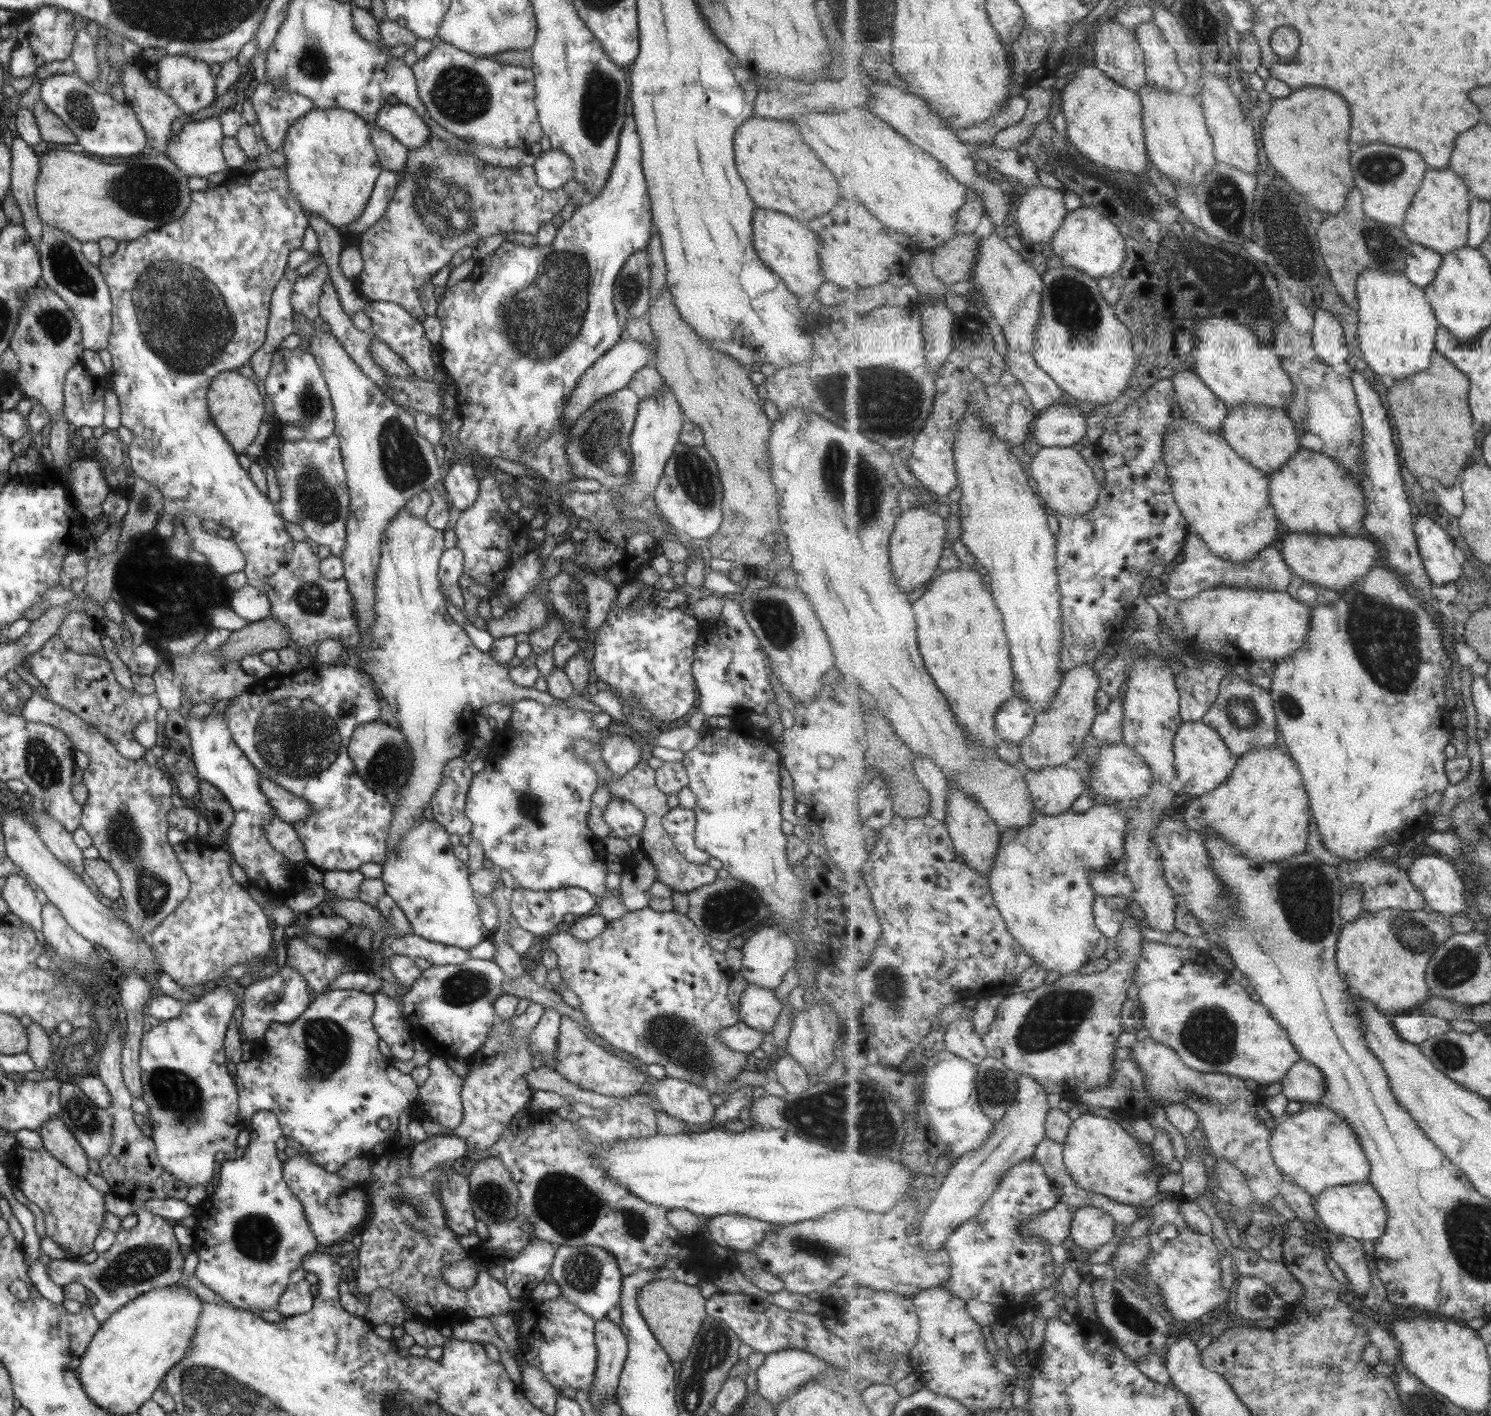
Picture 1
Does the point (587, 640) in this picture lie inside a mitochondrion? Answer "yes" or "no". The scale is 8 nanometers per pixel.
no

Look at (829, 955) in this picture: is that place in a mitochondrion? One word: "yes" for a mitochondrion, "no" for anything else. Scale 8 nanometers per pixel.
no

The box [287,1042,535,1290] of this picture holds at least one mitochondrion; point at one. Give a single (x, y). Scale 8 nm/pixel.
(413, 1218)

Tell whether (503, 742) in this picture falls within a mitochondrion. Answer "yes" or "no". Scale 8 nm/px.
no

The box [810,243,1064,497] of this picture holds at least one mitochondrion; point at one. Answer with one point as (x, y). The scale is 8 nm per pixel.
(861, 394)

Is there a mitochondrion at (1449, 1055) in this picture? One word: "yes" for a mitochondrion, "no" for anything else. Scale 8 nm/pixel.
yes

